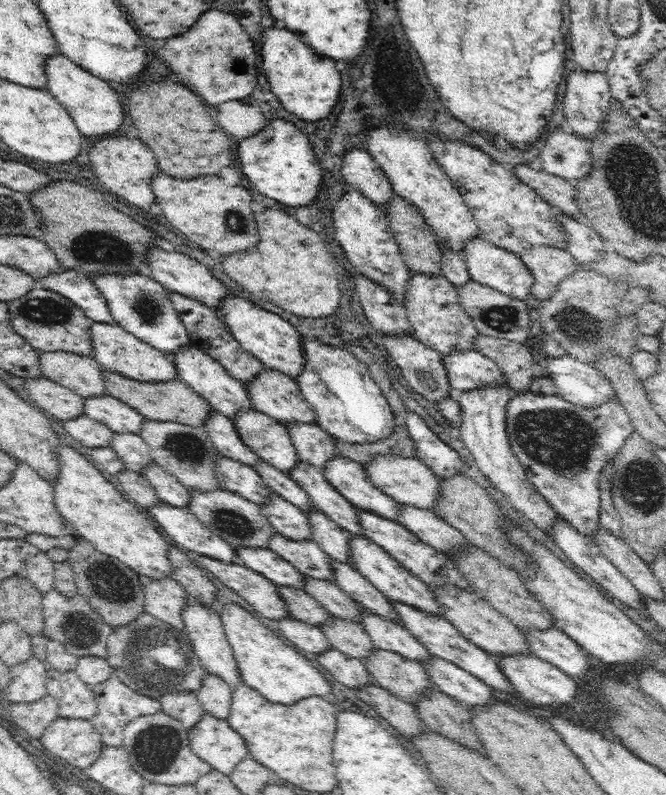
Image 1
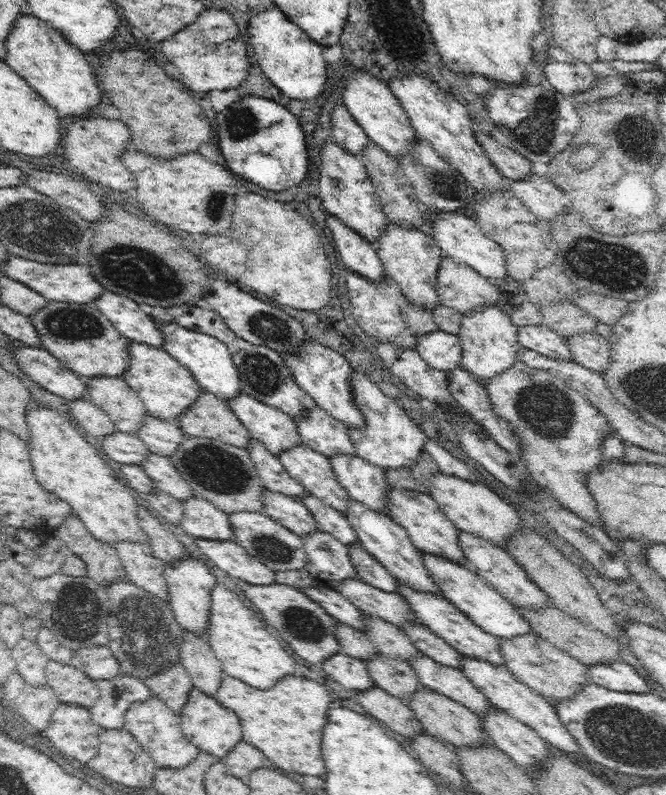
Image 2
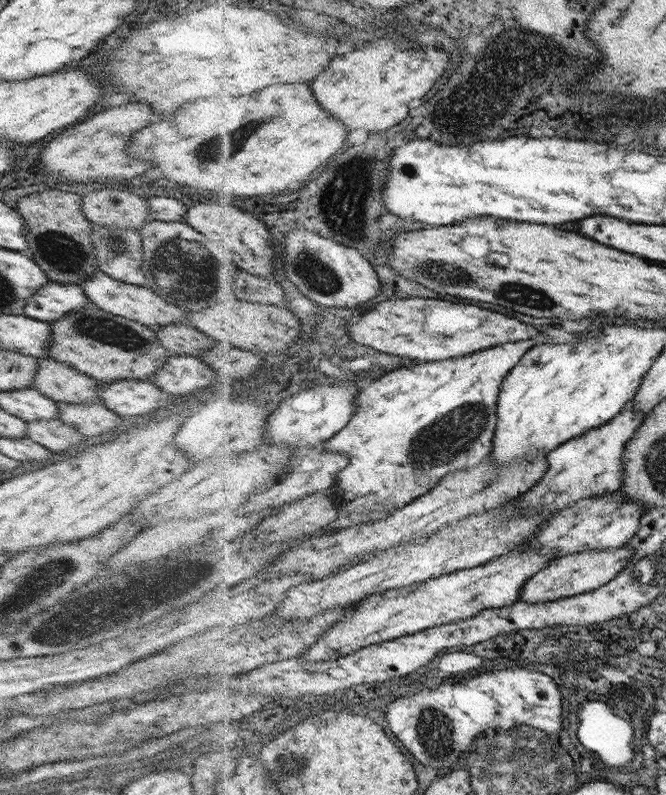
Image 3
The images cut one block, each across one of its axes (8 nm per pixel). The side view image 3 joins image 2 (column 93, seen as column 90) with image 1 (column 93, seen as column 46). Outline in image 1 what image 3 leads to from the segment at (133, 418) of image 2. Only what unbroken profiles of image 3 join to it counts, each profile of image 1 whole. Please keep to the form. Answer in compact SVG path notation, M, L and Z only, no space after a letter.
M58 350L42 352L38 359L44 377L73 390L84 399L105 394L102 367L94 357Z

